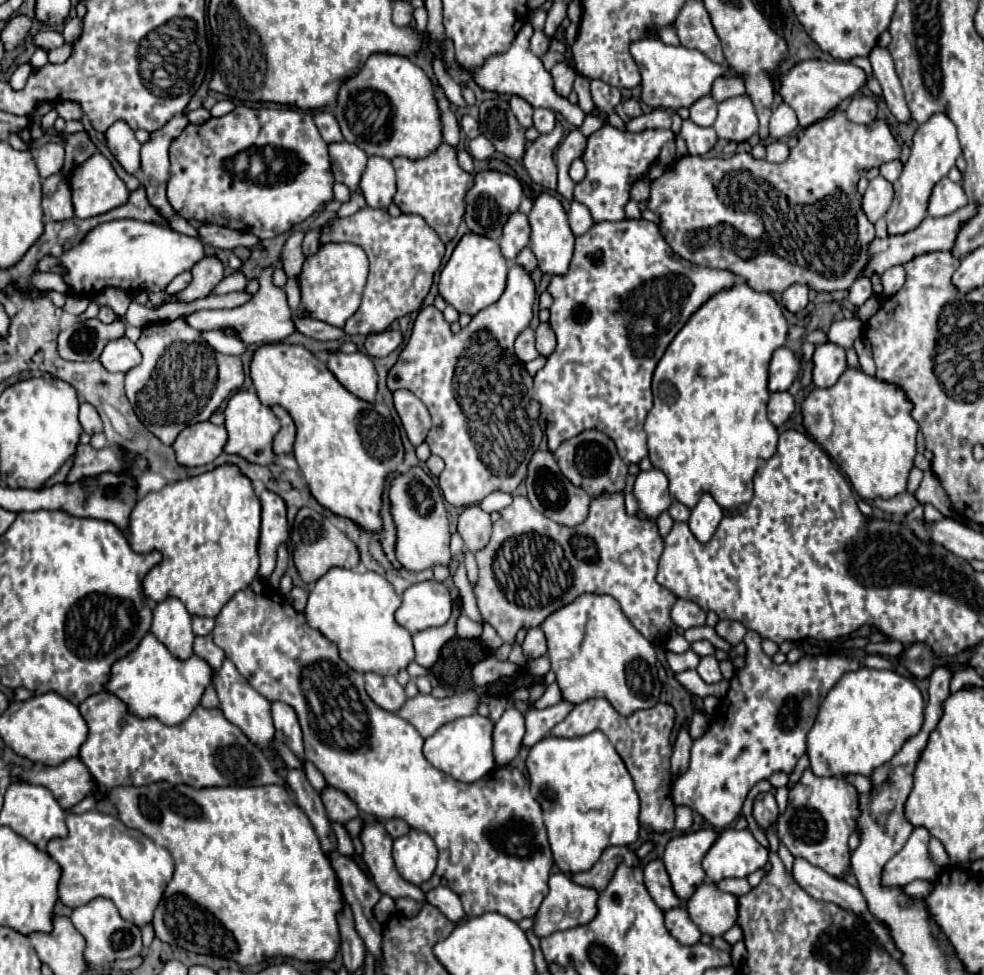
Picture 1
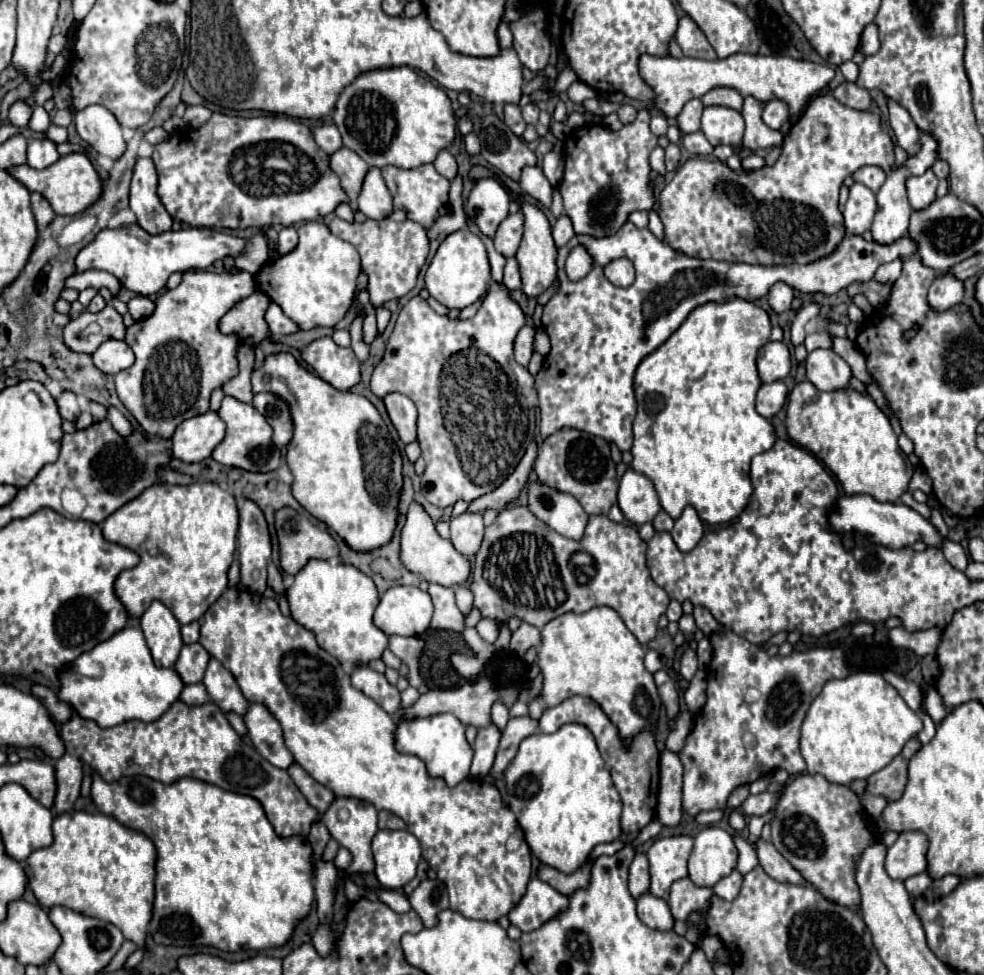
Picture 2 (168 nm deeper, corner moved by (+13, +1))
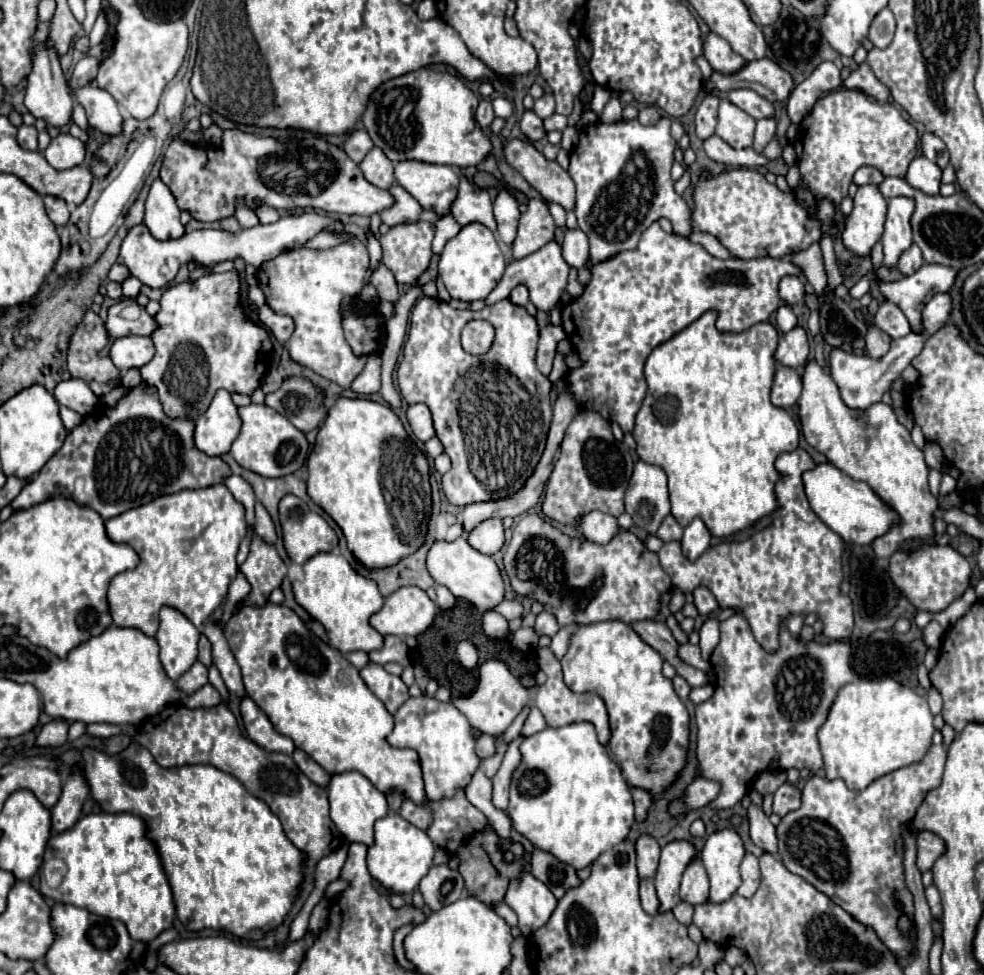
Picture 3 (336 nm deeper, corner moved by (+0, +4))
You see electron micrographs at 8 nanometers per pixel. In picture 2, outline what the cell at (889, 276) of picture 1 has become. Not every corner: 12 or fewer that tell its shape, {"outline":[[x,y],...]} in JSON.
{"outline":[[901,259],[883,263],[875,279],[895,283],[901,275]]}

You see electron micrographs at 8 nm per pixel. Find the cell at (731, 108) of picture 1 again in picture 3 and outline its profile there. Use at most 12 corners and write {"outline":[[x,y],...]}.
{"outline":[[720,100],[716,134],[732,148],[752,146],[756,120]]}

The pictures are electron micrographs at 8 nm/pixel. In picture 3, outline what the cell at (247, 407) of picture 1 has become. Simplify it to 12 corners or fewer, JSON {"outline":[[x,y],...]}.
{"outline":[[266,404],[238,408],[230,454],[266,478],[306,462],[306,436]]}

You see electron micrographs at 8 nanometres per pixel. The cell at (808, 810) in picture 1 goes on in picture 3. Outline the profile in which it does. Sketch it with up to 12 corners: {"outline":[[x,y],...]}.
{"outline":[[944,746],[864,790],[812,774],[776,828],[784,866],[900,958],[900,832]]}

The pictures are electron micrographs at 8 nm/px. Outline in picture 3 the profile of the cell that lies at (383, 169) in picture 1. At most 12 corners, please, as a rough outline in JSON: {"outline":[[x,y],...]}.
{"outline":[[402,186],[388,192],[394,204],[380,212],[384,224],[418,220],[422,206]]}

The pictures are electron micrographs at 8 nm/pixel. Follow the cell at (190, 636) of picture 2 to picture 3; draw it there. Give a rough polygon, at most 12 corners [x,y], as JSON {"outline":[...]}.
{"outline":[[200,634],[198,660],[210,666],[210,640]]}

